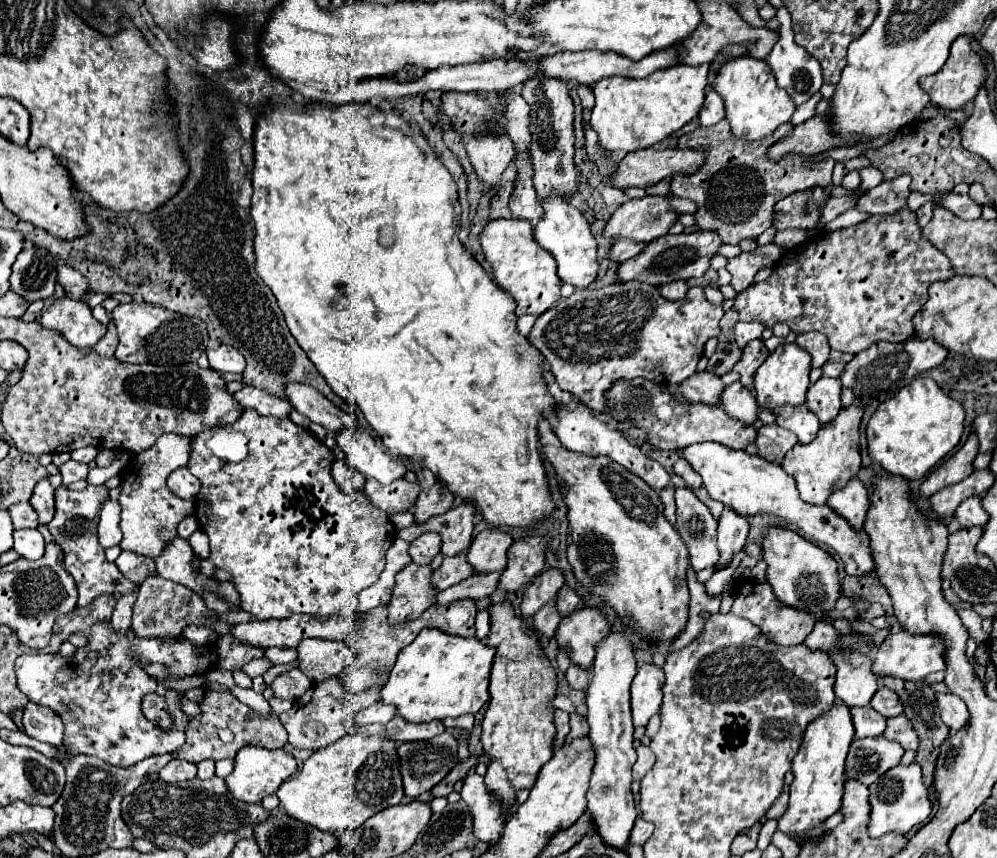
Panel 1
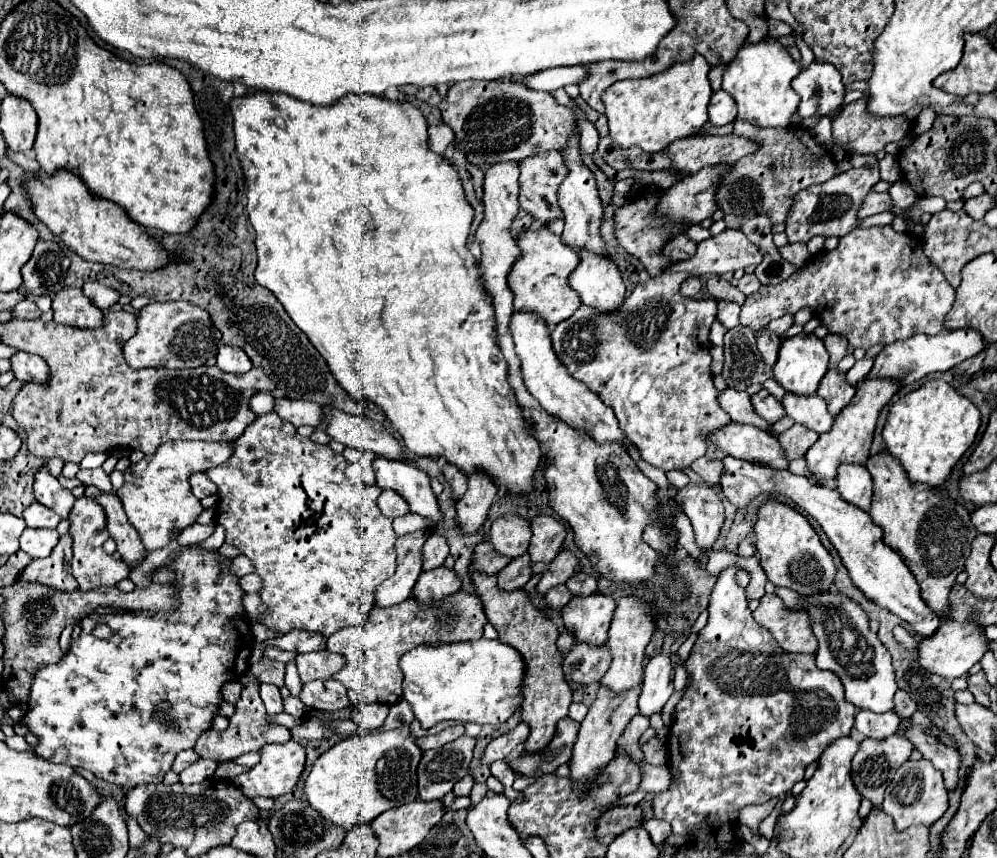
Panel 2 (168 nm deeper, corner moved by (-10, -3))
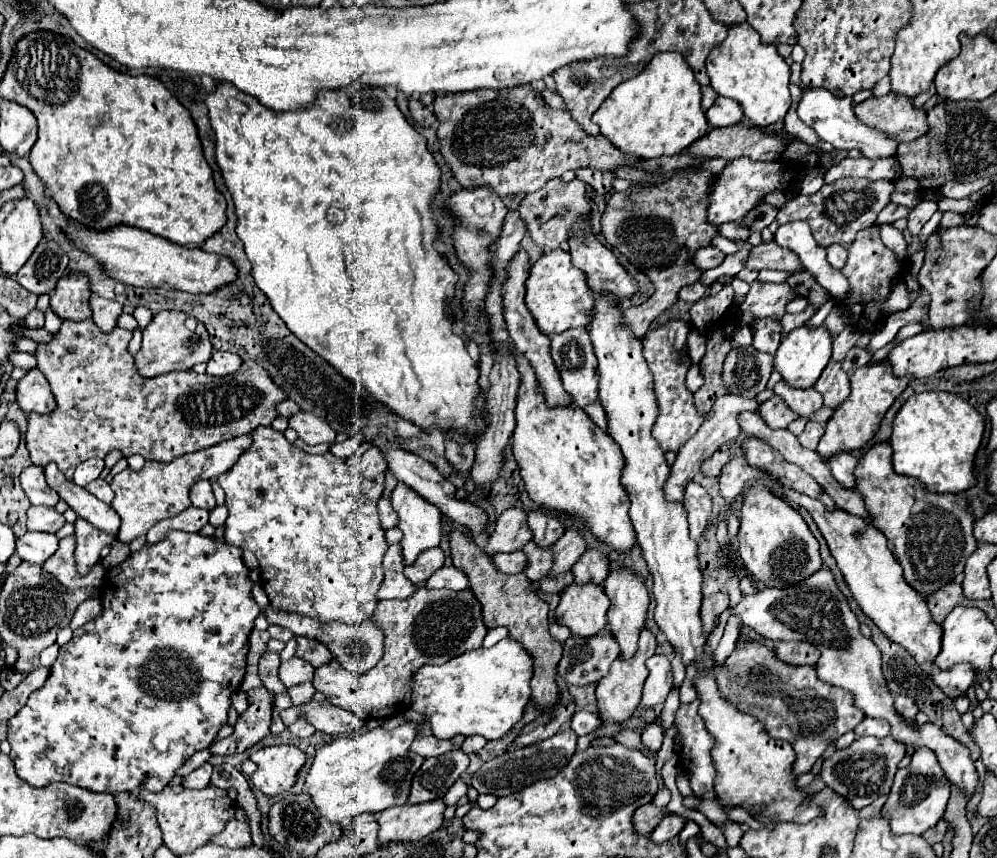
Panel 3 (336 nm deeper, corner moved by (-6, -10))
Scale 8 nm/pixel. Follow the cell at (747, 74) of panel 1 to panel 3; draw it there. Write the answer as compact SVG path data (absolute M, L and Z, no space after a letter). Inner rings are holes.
M735 24L729 28L729 36L723 40L723 44L713 48L713 52L707 56L707 72L711 78L711 88L719 94L715 104L705 112L713 128L739 124L743 116L755 126L769 126L783 120L791 106L787 62L773 44L761 42L759 32L755 32L755 28L749 24Z

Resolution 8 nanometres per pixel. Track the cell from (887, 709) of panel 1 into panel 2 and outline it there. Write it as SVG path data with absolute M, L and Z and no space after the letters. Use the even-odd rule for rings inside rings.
M897 691L895 693L895 713L899 717L911 717L915 711L917 711L917 703L905 691Z

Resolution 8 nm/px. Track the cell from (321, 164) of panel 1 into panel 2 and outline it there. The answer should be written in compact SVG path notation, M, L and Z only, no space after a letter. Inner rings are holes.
M255 91L255 93L247 93L243 97L233 97L231 99L231 115L233 115L233 129L235 129L235 153L239 157L239 163L243 163L243 179L245 179L245 185L247 185L247 217L249 217L249 223L253 225L255 229L255 247L257 247L257 269L255 269L255 279L259 285L263 285L265 289L269 289L277 299L279 303L285 307L285 311L293 317L295 325L309 337L309 341L315 345L315 349L325 357L333 377L339 381L339 385L355 399L369 399L373 401L377 407L383 409L383 413L387 415L387 419L393 423L393 429L403 437L405 441L405 447L419 455L419 457L443 457L447 459L449 463L457 465L463 473L471 475L475 473L477 469L479 471L485 471L493 477L493 481L497 485L505 485L511 493L523 493L523 491L529 491L531 489L531 479L533 479L533 473L539 465L539 457L541 457L541 451L539 451L539 445L537 441L529 435L527 431L527 425L521 417L521 407L513 395L513 389L507 381L507 363L503 359L503 353L499 351L499 345L495 341L495 317L493 317L493 305L491 305L491 297L489 293L479 285L481 277L479 277L479 267L477 267L477 261L475 257L469 253L467 249L467 235L469 235L469 227L471 227L471 221L473 221L473 207L465 201L465 195L463 195L463 187L461 187L461 179L457 175L457 171L451 167L451 163L443 157L443 155L437 155L429 149L427 145L427 121L423 117L423 113L413 107L409 101L389 101L389 99L383 99L379 95L355 95L355 93L349 93L347 97L341 97L339 101L335 101L333 105L327 105L327 107L315 107L311 103L303 103L303 101L297 101L293 97L287 97L283 93L271 93L271 91Z

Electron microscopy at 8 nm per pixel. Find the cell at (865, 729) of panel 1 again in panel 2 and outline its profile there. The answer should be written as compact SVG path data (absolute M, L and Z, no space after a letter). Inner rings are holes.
M859 711L855 717L855 729L863 737L871 737L871 739L885 739L893 735L897 731L897 725L899 725L899 717L893 711L883 715L871 711Z

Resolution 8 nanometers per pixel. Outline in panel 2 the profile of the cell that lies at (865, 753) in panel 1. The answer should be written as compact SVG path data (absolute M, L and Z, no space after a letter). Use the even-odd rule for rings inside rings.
M895 733L895 735L887 737L887 739L881 739L881 741L863 739L859 743L859 751L855 753L853 765L851 765L851 779L853 779L855 789L879 809L881 803L883 803L883 793L885 793L885 789L889 785L891 773L897 771L909 759L911 751L913 751L911 741L905 735L899 735L899 733Z

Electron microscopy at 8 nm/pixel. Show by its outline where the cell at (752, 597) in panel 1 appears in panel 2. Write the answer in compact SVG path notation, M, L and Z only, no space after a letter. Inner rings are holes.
M763 595L753 617L785 651L815 655L817 639L811 633L811 621L805 611L789 611L777 595Z

